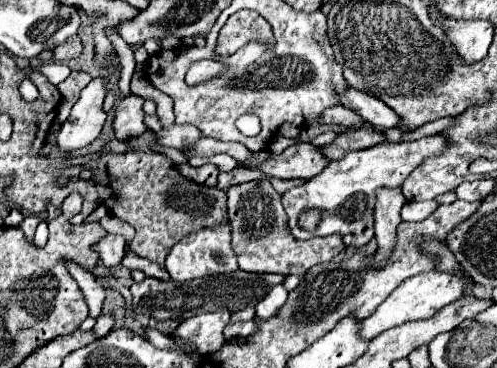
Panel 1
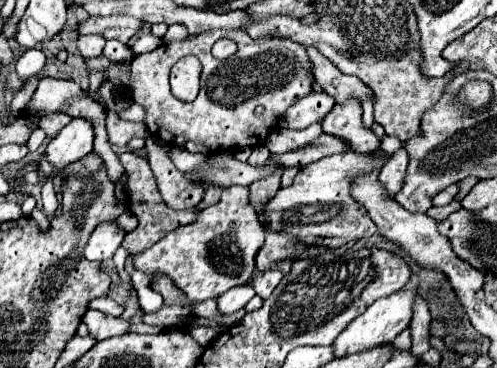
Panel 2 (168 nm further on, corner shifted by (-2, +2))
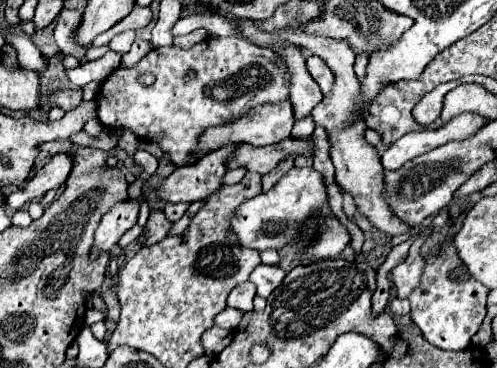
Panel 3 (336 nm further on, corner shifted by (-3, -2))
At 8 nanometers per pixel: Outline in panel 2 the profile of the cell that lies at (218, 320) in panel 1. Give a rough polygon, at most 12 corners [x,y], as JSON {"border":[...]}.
{"border":[[239,285],[217,299],[219,315],[243,309],[253,295],[251,285]]}

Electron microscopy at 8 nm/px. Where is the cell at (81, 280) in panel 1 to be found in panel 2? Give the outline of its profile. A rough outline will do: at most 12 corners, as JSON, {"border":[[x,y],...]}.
{"border":[[89,309],[83,323],[97,341],[127,333],[121,317]]}

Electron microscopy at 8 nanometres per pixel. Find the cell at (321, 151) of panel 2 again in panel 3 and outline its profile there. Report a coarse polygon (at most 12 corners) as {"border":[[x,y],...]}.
{"border":[[284,139],[268,147],[238,145],[226,161],[266,175],[288,155],[314,155],[314,143]]}

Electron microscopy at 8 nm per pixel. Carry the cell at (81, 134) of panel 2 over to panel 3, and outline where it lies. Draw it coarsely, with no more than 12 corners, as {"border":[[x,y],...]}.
{"border":[[54,155],[22,189],[6,197],[22,209],[62,185],[72,169],[70,155]]}

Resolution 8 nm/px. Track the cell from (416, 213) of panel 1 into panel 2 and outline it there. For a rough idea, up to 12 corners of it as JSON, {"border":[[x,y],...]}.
{"border":[[457,185],[435,195],[433,205],[447,205],[457,195]]}

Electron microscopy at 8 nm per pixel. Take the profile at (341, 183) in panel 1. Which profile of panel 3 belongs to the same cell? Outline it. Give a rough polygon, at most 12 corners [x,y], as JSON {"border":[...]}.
{"border":[[290,169],[230,215],[248,249],[280,249],[328,195],[314,169]]}

